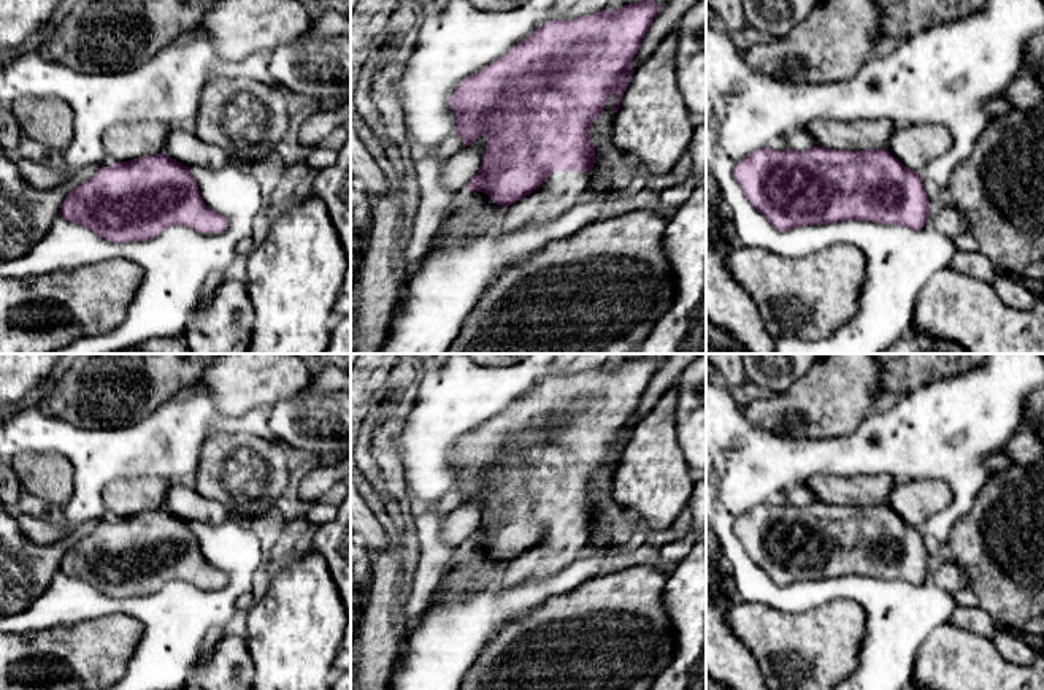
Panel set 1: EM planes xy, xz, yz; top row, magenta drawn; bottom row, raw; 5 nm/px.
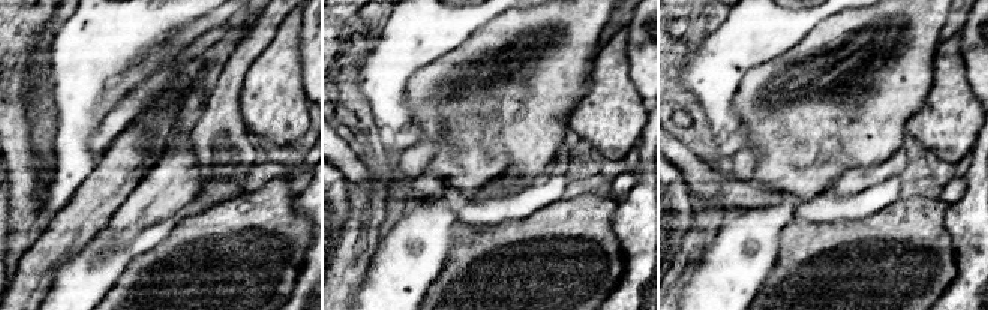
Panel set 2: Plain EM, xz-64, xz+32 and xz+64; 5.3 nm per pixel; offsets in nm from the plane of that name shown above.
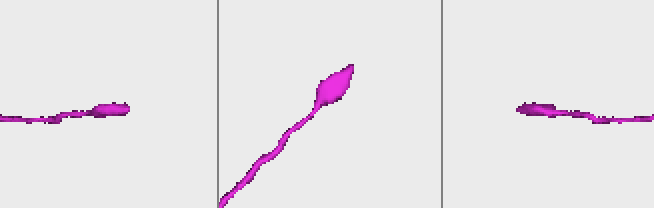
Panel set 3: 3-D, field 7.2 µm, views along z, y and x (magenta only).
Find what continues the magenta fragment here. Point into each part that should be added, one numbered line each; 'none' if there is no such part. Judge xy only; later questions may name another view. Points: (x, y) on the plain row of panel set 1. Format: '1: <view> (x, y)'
1: xy (188, 505)

